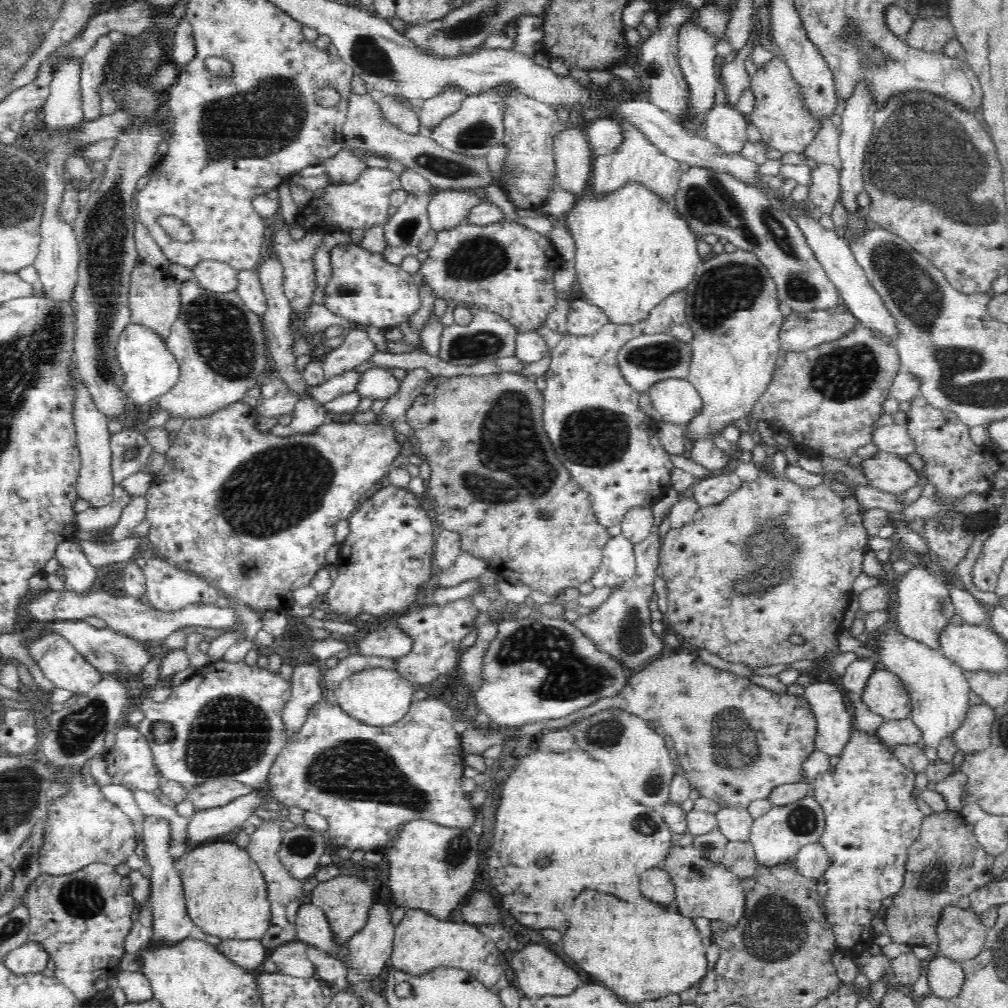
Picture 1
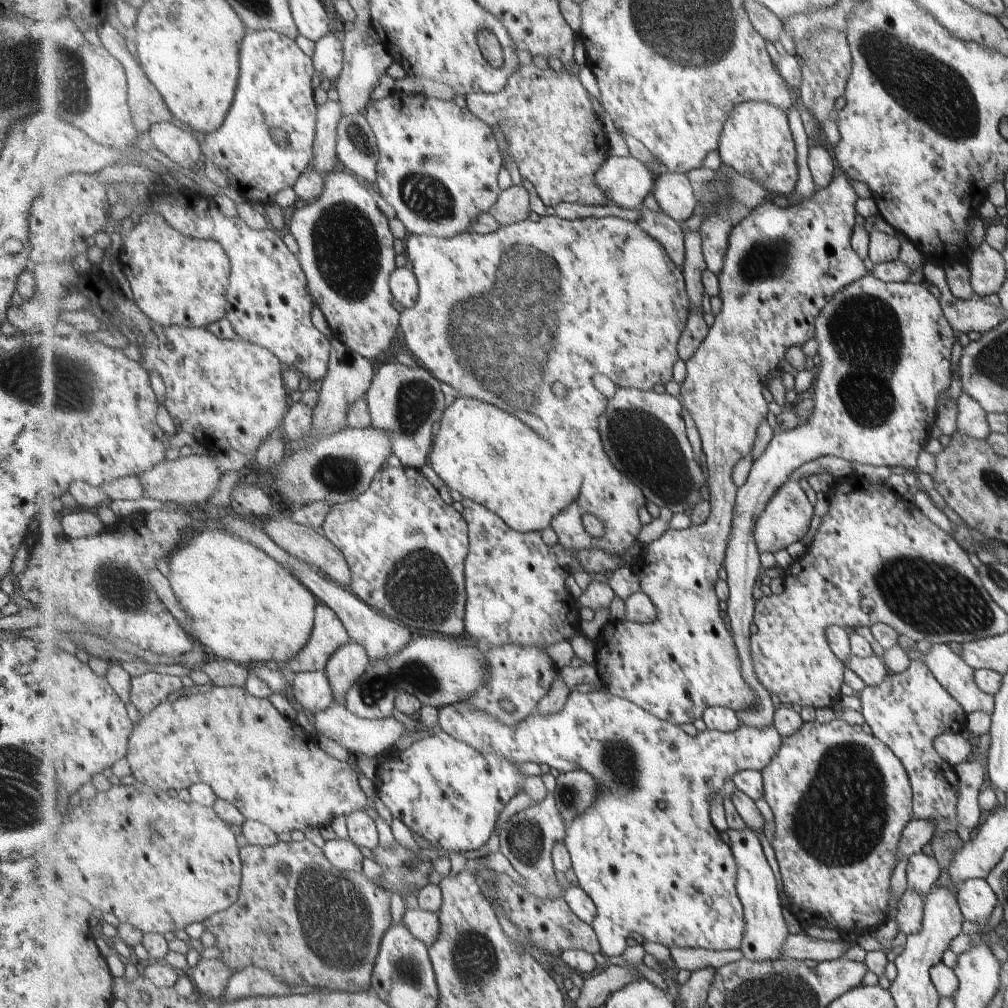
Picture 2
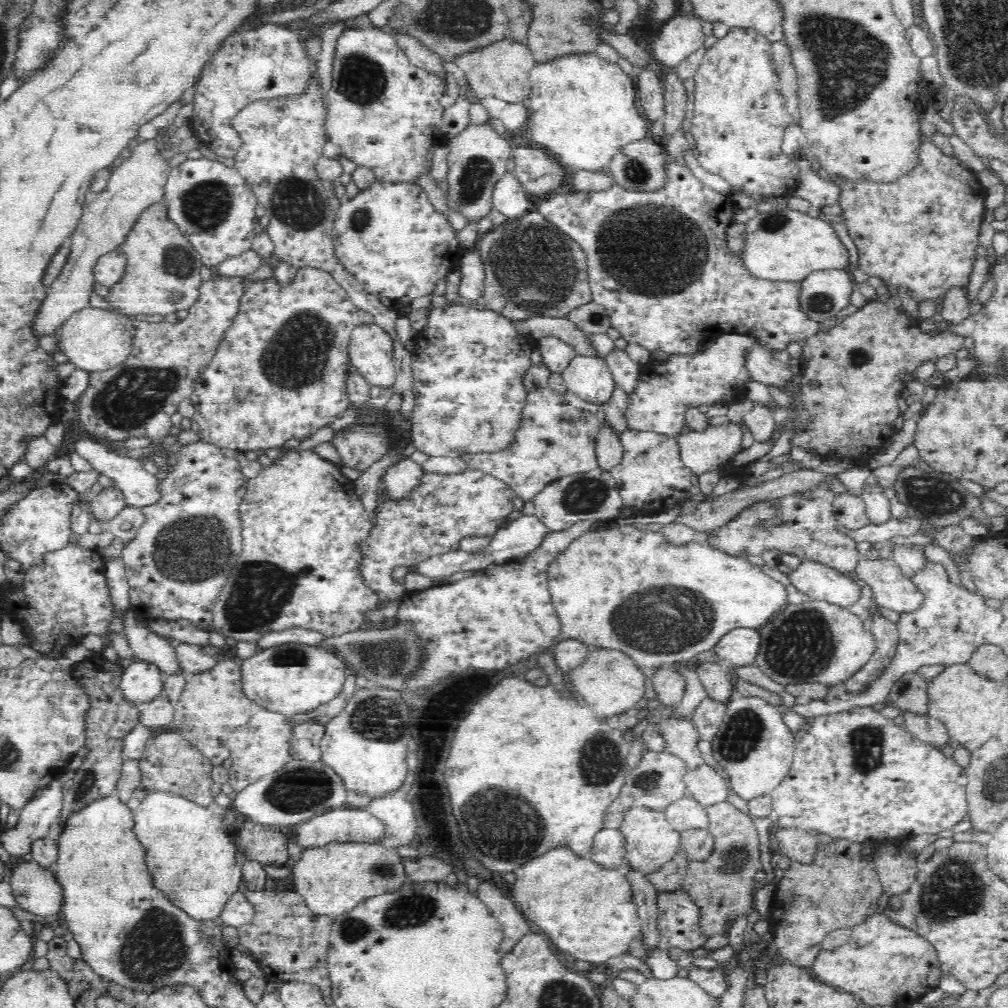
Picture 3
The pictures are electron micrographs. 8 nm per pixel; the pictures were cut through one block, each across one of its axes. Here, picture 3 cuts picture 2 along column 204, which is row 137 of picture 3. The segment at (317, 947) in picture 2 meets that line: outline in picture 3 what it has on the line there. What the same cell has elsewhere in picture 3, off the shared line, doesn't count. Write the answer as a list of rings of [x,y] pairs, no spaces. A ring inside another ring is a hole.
[[[922,135],[919,159],[916,168],[890,185],[830,178],[830,181],[838,182],[842,190],[838,203],[842,208],[847,233],[858,251],[859,267],[870,276],[882,279],[888,287],[906,288],[916,302],[920,299],[937,300],[944,296],[947,288],[954,285],[966,287],[969,284],[973,264],[977,259],[975,250],[979,246],[981,223],[986,219],[984,198],[987,191],[981,186],[976,173],[954,154],[944,154],[925,135]]]

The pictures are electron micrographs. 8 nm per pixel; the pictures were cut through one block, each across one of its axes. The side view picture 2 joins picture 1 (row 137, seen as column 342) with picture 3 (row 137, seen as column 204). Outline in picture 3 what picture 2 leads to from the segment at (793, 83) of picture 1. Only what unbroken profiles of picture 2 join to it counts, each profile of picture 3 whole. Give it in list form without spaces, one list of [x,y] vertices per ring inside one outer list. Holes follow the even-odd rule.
[[[732,27],[728,34],[724,38],[720,38],[716,44],[712,44],[706,52],[704,52],[704,58],[702,58],[702,64],[700,68],[696,70],[694,74],[694,110],[689,113],[690,121],[692,122],[692,128],[689,135],[689,139],[692,143],[692,154],[697,159],[700,166],[709,172],[715,173],[722,177],[727,183],[730,184],[732,189],[736,189],[738,192],[744,191],[748,193],[749,197],[756,198],[756,196],[765,197],[766,199],[772,199],[776,197],[790,198],[792,191],[796,189],[797,182],[799,181],[799,166],[794,164],[784,155],[780,150],[782,139],[785,129],[793,124],[792,116],[790,112],[786,110],[784,97],[781,96],[779,90],[779,82],[772,59],[772,43],[766,39],[762,33],[752,28]]]

